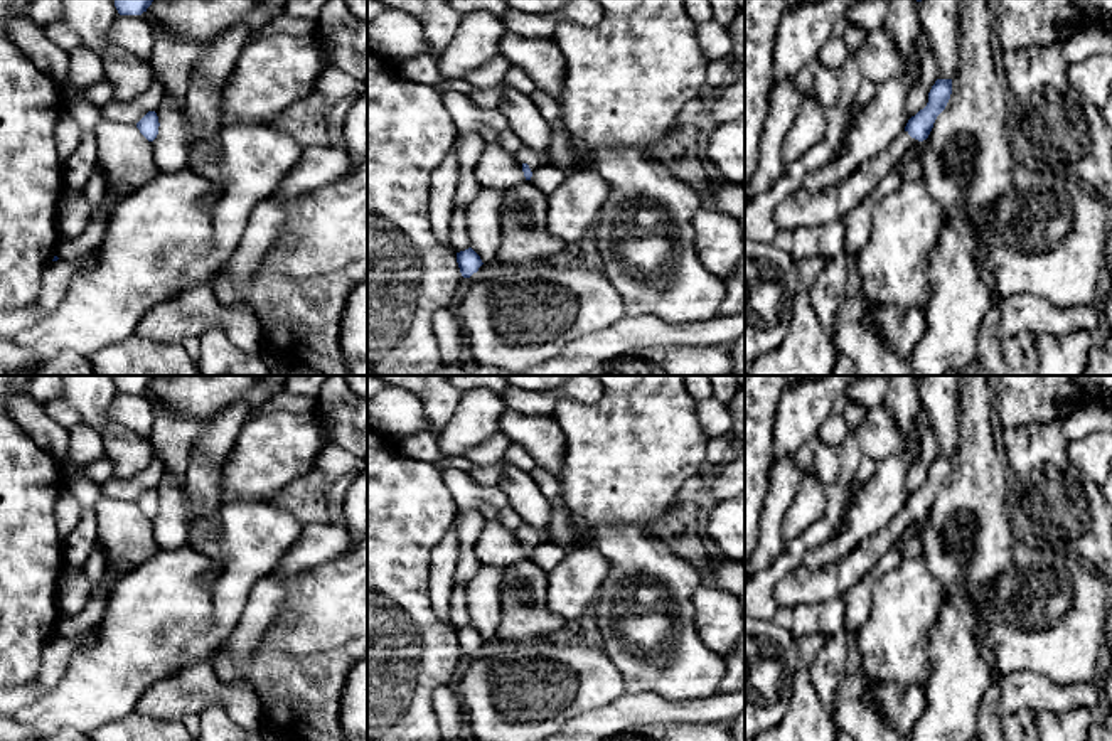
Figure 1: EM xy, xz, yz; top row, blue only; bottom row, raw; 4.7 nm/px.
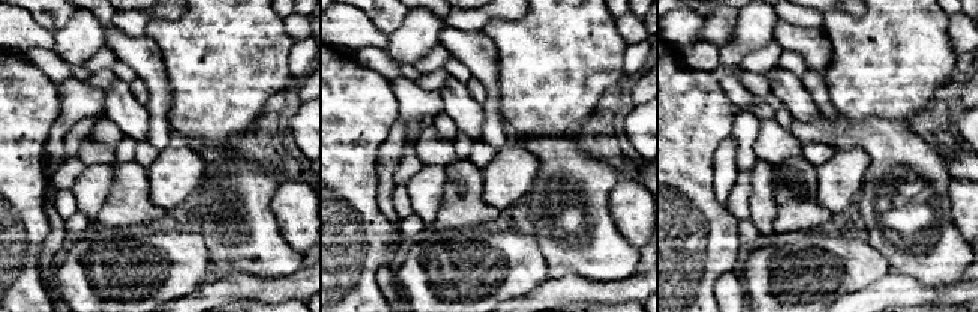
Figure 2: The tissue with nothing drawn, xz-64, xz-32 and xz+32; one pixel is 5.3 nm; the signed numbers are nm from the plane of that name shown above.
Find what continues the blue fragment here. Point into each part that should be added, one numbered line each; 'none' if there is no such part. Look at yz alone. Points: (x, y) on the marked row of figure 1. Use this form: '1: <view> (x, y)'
1: yz (801, 209)

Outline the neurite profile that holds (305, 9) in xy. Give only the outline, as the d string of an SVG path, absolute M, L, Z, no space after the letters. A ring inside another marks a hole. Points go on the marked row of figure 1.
M286 0L285 12L291 17L317 20L327 0Z

